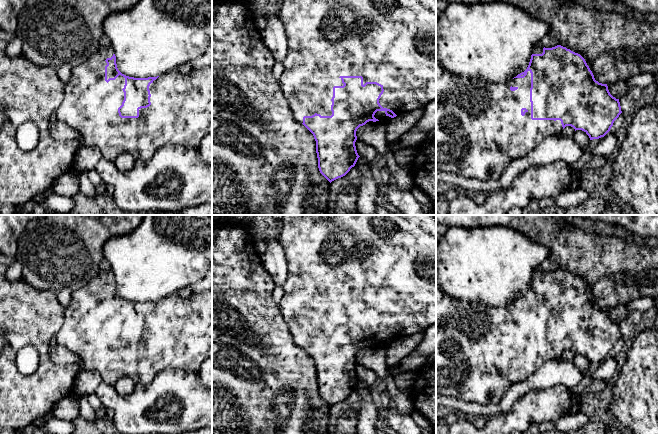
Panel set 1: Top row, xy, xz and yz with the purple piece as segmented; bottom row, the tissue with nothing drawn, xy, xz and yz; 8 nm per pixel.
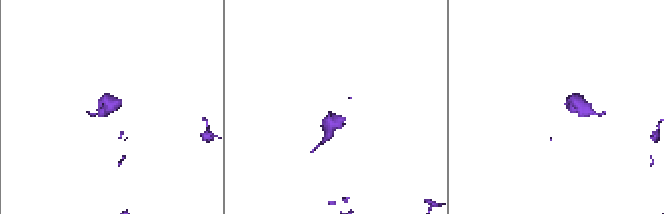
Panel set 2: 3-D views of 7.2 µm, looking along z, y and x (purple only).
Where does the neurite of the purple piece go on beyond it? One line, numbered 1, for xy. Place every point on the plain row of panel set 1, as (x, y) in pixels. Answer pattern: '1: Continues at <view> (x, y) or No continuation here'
1: Continues at xy (180, 337)

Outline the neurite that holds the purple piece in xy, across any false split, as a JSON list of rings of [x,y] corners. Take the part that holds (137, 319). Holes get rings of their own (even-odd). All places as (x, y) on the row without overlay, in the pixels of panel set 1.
[[[101,271],[86,286],[72,292],[70,303],[64,308],[63,326],[56,334],[57,344],[66,347],[81,359],[79,366],[87,371],[96,371],[106,384],[113,385],[122,377],[131,378],[136,384],[149,384],[161,371],[169,368],[188,370],[197,373],[201,364],[212,358],[212,291],[192,293],[188,298],[182,298],[178,293],[173,293],[157,301],[134,302],[122,298],[116,288],[116,280],[112,271]]]

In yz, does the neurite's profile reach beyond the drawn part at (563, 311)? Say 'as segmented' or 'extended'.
extended

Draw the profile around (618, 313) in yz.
[[[619,304],[615,307],[609,307],[607,308],[607,310],[610,318],[616,323],[620,323],[622,320],[627,318],[627,316],[631,312],[626,308],[625,304]]]

